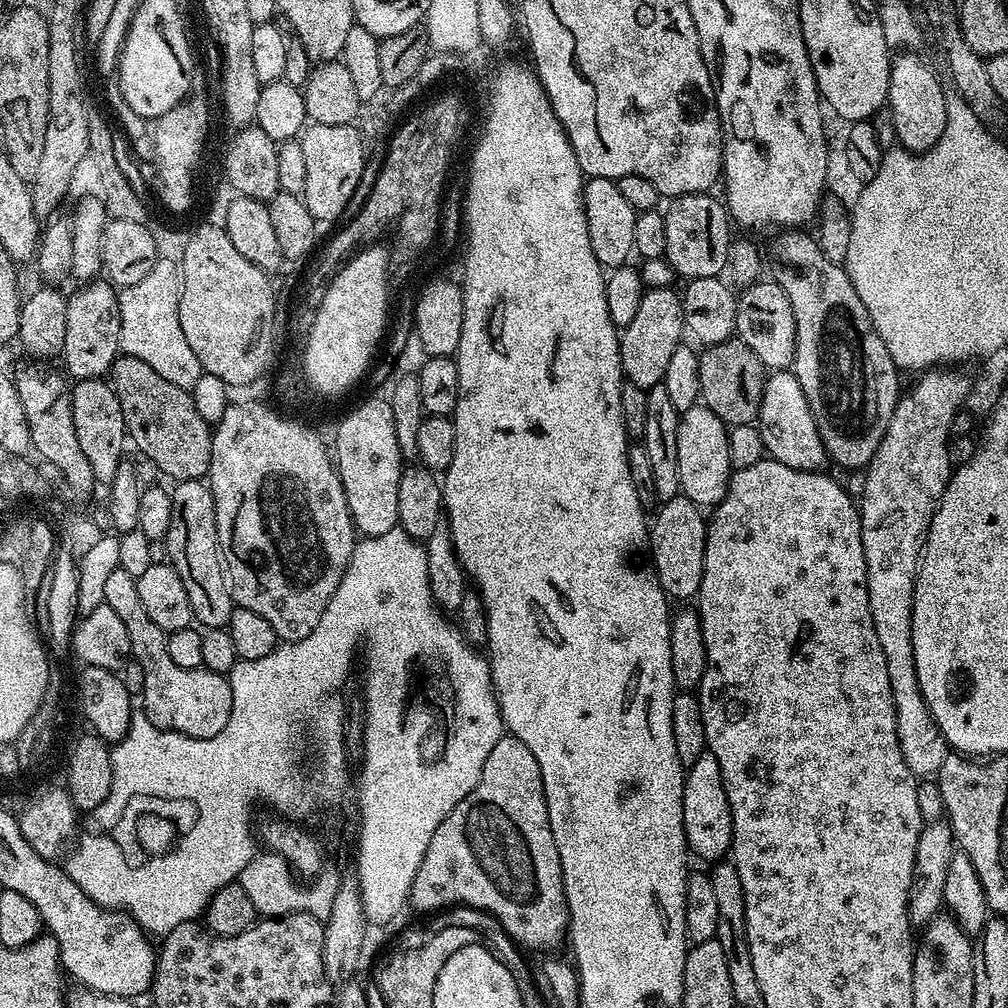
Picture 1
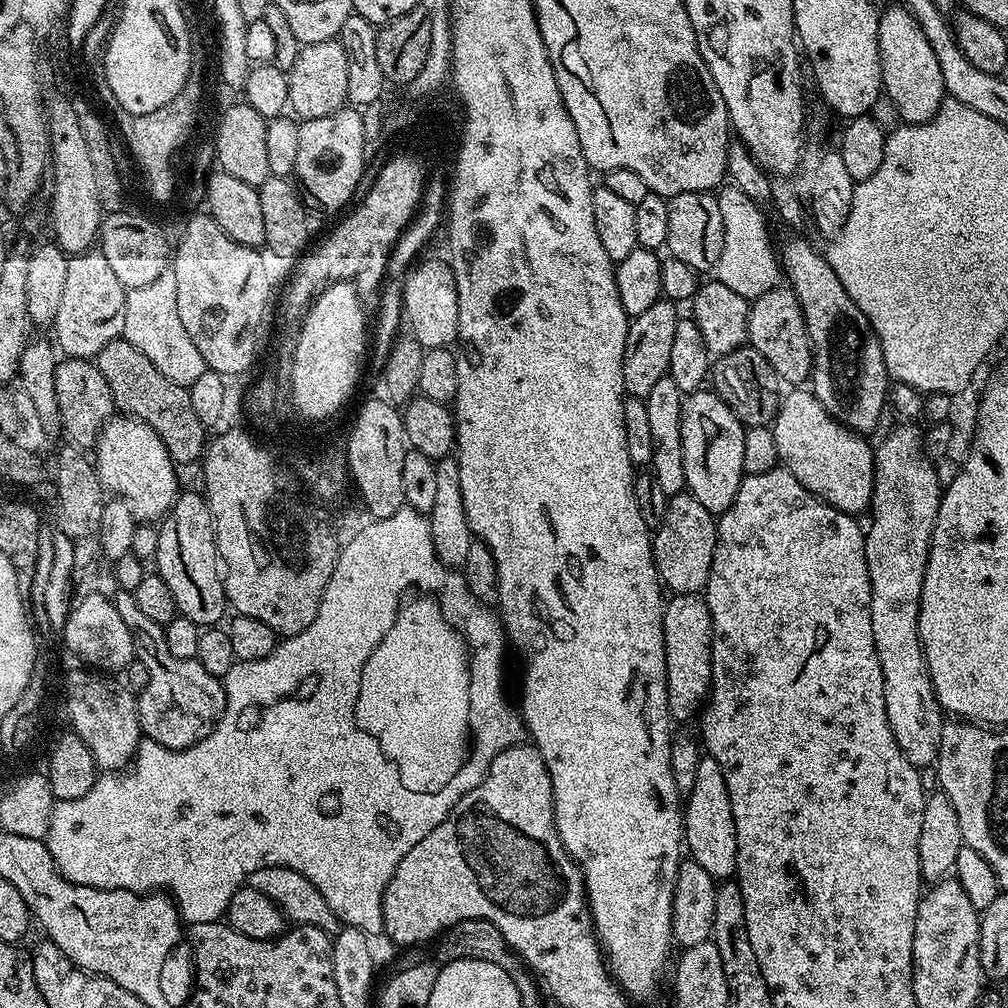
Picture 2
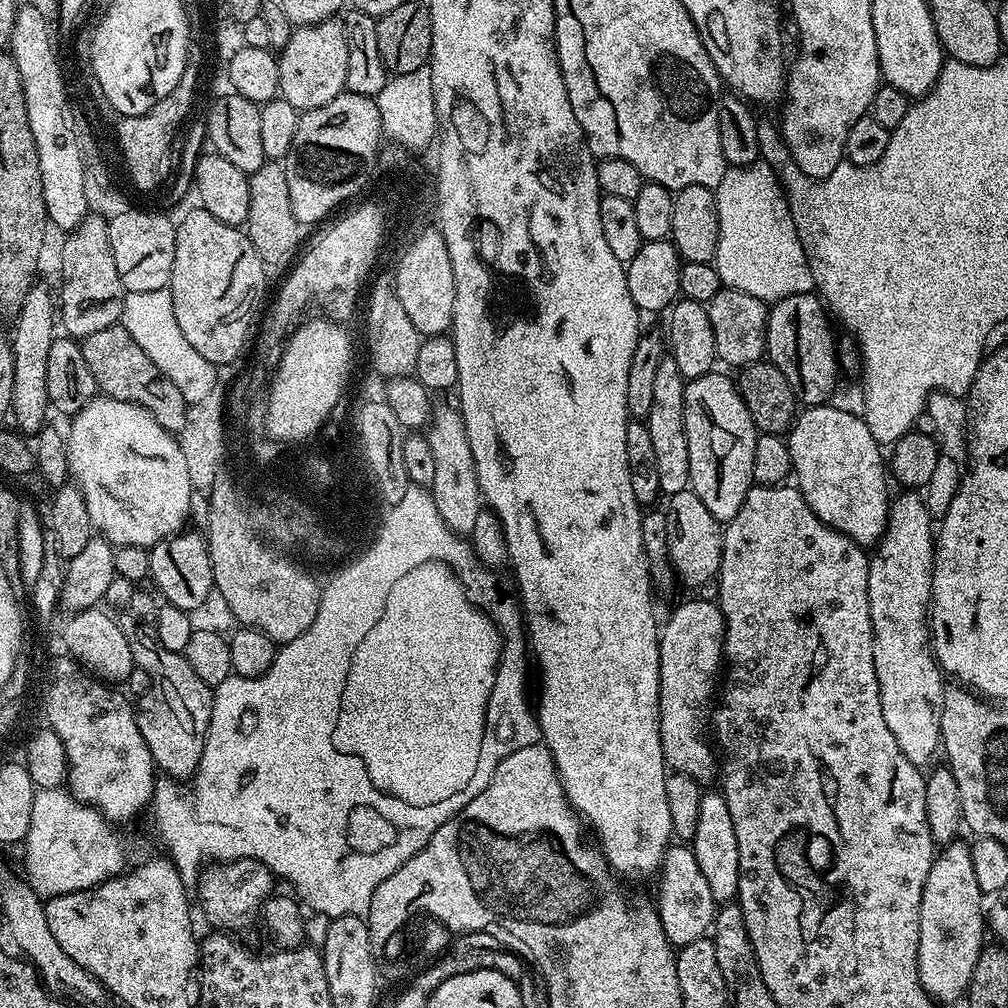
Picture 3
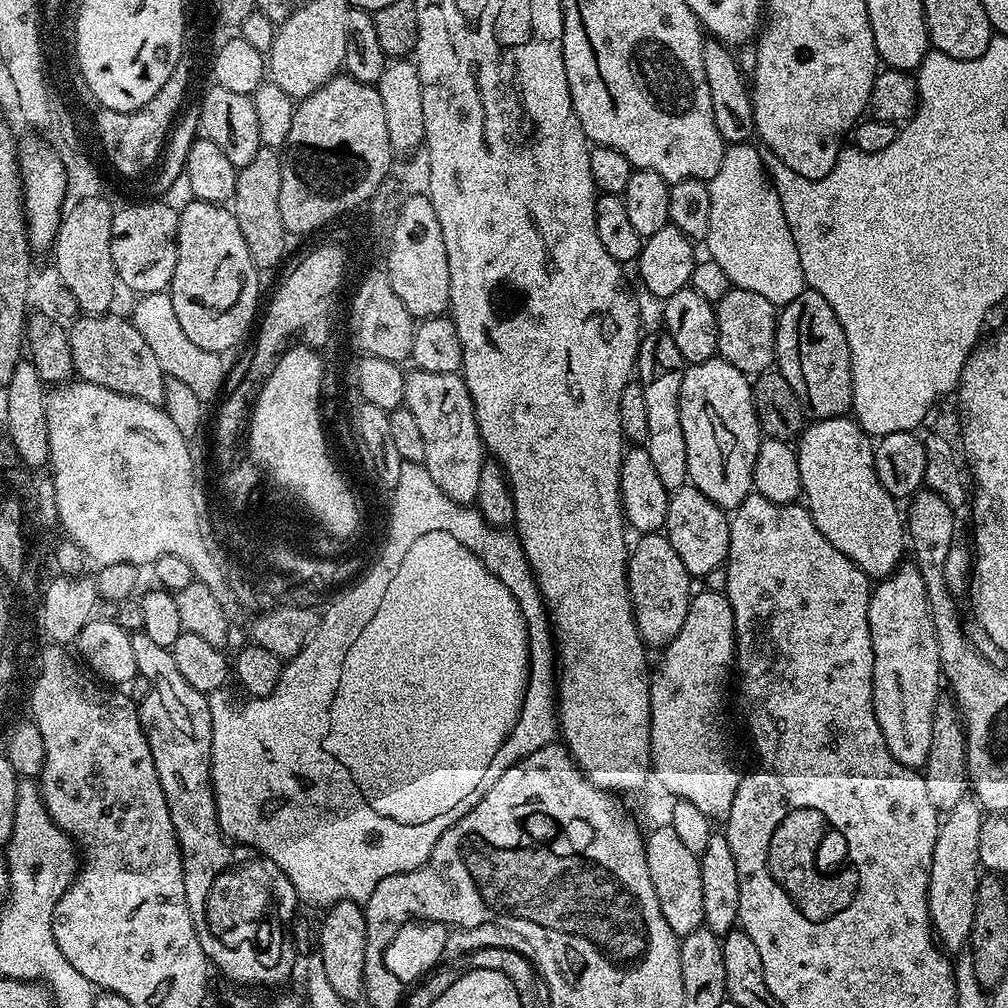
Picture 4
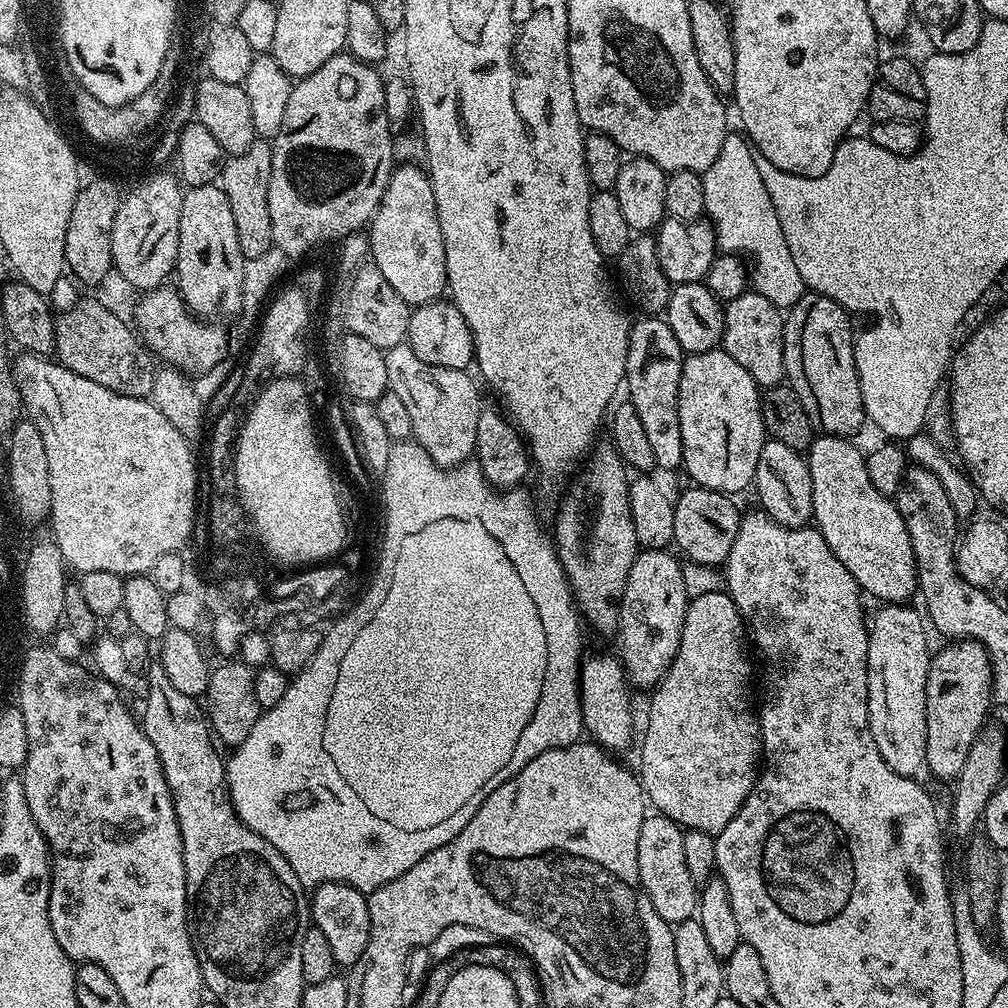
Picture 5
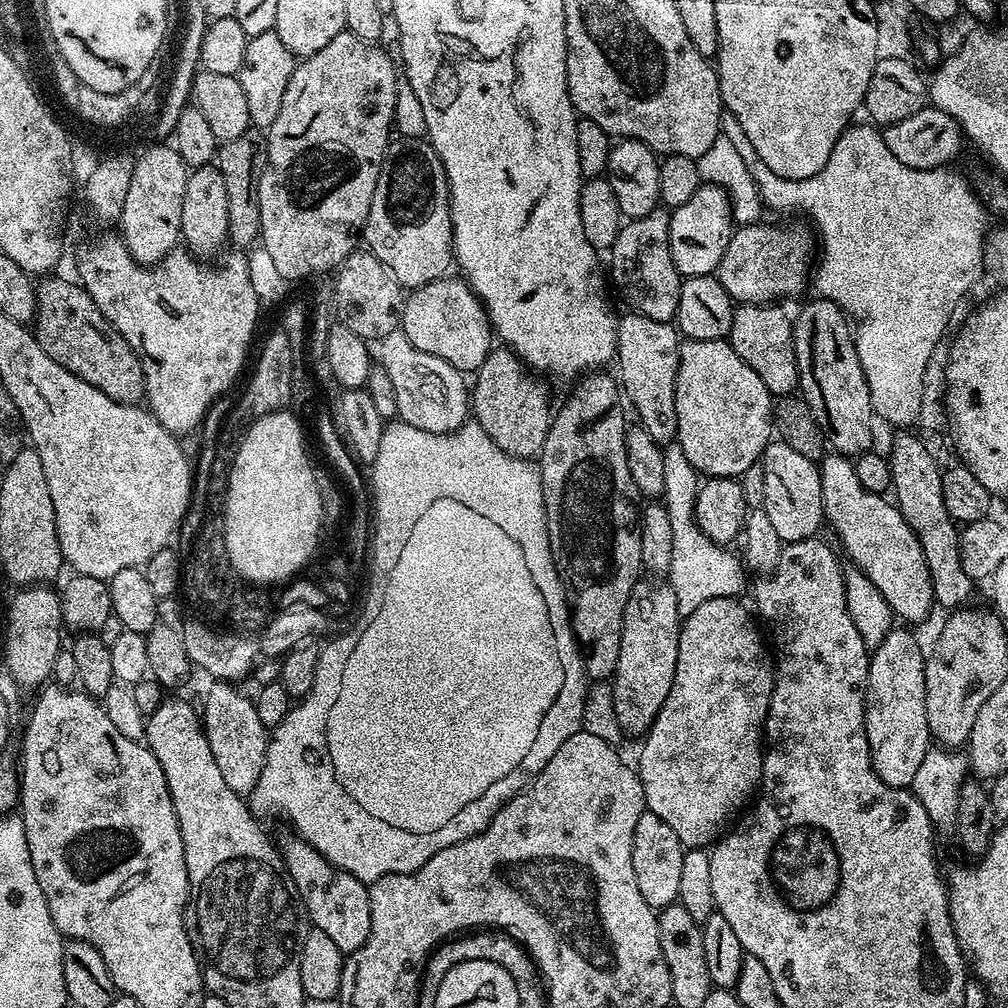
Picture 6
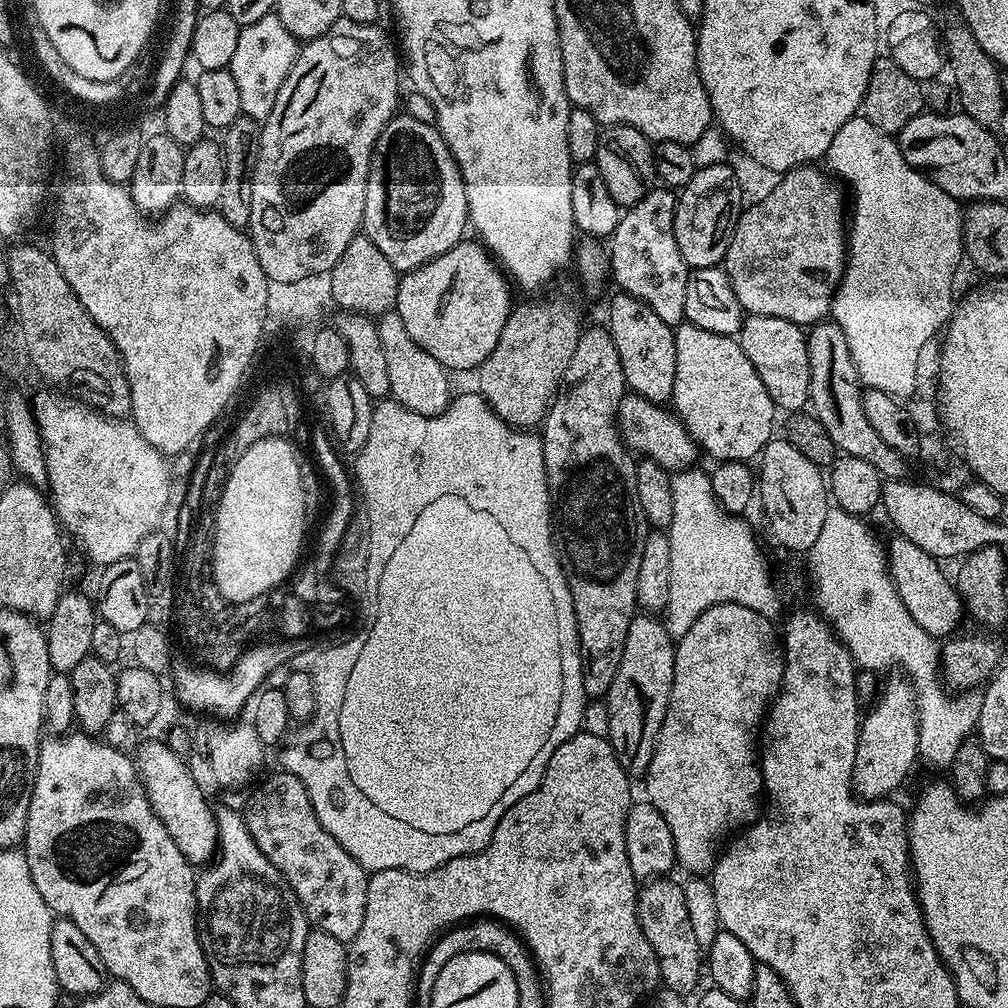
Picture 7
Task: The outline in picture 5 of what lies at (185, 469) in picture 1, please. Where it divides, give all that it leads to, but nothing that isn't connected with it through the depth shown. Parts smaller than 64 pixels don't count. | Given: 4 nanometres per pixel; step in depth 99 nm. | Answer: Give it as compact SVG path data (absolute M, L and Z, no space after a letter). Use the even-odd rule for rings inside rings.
M80 298L72 309L61 311L56 316L55 359L64 364L74 374L106 386L123 396L143 400L150 397L154 389L157 365L143 340L116 312L111 312L104 304L96 300Z

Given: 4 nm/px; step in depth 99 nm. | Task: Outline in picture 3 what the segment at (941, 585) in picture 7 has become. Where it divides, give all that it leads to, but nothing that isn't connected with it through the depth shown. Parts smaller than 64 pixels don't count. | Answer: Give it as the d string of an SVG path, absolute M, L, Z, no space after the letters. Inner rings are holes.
M825 402L805 407L786 433L794 484L826 526L846 534L855 544L875 546L888 525L886 456L880 453L882 445L870 434L863 415L832 406Z

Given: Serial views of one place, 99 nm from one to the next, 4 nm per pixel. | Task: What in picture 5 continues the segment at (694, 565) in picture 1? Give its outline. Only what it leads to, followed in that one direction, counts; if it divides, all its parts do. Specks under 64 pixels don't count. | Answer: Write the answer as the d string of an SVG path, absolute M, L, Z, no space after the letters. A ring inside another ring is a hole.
M688 486L680 497L675 497L674 544L688 555L691 563L720 566L728 559L730 546L734 546L734 538L738 538L742 515L732 500L735 499L731 495L699 486Z

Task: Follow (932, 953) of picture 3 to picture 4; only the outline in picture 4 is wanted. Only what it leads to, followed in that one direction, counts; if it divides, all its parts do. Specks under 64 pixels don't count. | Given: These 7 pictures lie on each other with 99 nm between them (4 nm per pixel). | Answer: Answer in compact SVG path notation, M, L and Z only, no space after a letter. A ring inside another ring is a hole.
M966 795L941 819L938 842L934 842L934 858L930 862L928 909L932 915L932 930L945 953L956 954L969 943L974 924L976 895L982 875L978 858L978 834L984 816L980 804Z

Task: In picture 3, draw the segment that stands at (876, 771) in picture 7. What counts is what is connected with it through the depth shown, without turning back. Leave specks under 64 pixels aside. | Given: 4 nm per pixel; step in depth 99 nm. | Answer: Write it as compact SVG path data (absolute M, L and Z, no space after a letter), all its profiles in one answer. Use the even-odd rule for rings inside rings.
M904 490L901 493L897 500L895 497L891 501L888 525L885 526L884 535L881 536L879 544L875 545L874 555L868 562L868 601L872 619L874 670L882 702L882 718L886 718L890 734L894 734L894 742L898 742L898 750L902 750L902 754L906 754L912 764L925 766L924 764L933 763L932 755L941 747L940 705L944 702L946 687L942 669L932 652L930 635L934 517L928 512L924 497L919 491Z

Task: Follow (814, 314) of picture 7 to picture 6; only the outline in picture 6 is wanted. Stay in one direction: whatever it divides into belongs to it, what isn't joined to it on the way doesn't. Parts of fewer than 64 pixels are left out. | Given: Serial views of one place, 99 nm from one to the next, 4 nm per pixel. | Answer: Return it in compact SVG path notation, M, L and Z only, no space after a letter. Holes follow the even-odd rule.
M765 222L750 223L740 227L737 227L733 231L730 242L726 246L726 254L722 254L722 262L714 273L716 279L722 282L722 286L726 290L726 294L732 296L733 301L740 304L770 304L773 302L784 302L780 300L788 300L791 296L796 296L804 287L809 287L810 273L814 268L814 232L811 227L803 228L800 224L764 224Z

